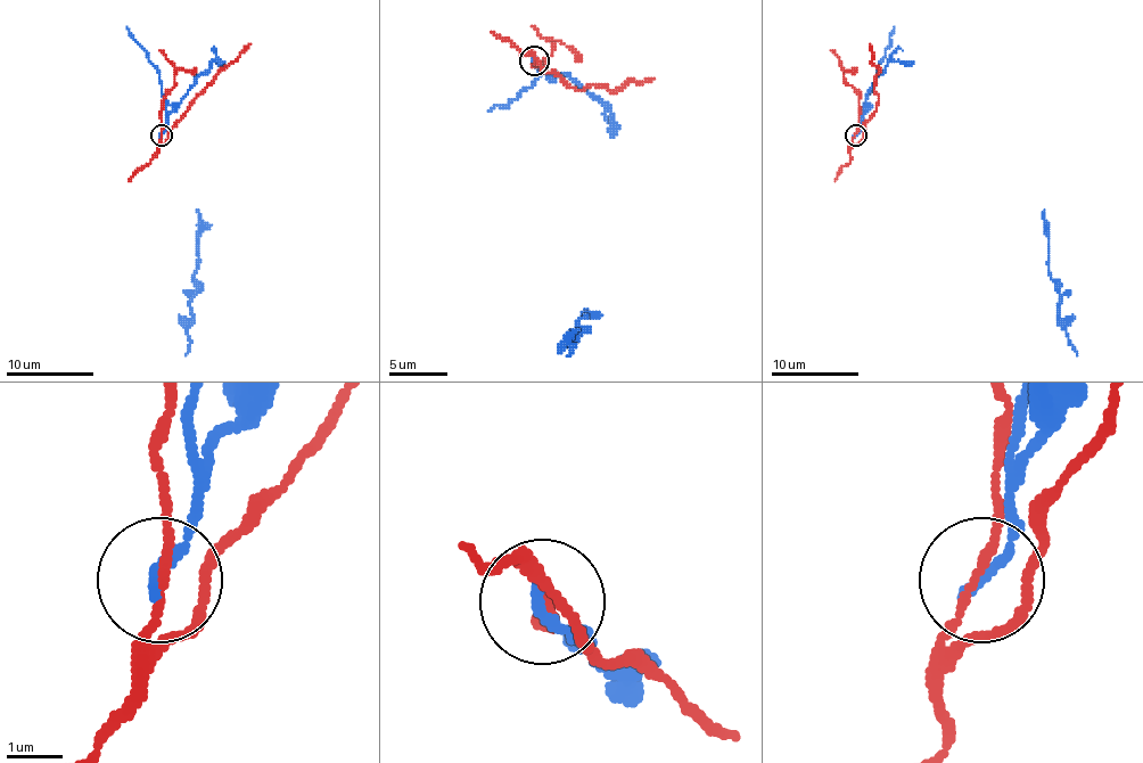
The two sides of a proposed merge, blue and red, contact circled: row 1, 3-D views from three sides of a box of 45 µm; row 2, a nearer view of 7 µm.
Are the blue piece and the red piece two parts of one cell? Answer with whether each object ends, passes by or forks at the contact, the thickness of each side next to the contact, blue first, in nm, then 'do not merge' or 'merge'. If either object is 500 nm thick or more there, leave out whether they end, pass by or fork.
blue ends; red passes by; calibres 220 and 130 nm; do not merge

